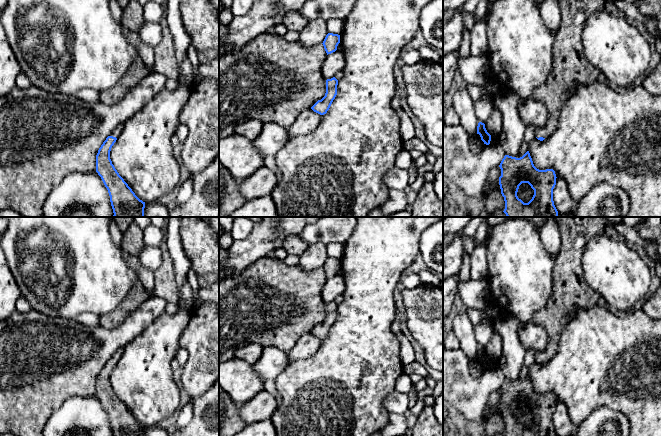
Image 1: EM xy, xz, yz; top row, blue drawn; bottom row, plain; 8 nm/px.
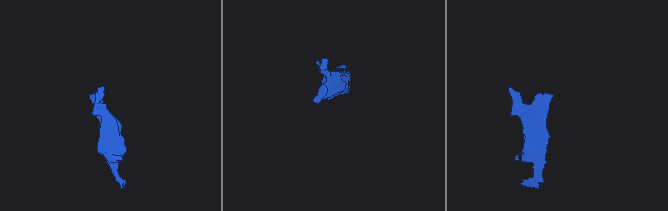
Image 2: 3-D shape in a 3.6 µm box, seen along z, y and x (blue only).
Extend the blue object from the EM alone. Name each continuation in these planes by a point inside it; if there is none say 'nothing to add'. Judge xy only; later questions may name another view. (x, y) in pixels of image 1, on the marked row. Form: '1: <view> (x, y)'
1: xy (116, 132)

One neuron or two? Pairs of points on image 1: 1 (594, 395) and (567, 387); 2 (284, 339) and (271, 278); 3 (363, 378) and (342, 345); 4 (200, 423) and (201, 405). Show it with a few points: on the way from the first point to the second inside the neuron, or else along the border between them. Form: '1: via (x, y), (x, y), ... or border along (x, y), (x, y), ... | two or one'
1: via (587, 388), (574, 387) | one
2: via (300, 321), (309, 312), (308, 307), (289, 291) | one
3: via (357, 370), (357, 360), (350, 353) | one
4: via (200, 419), (201, 409) | one

